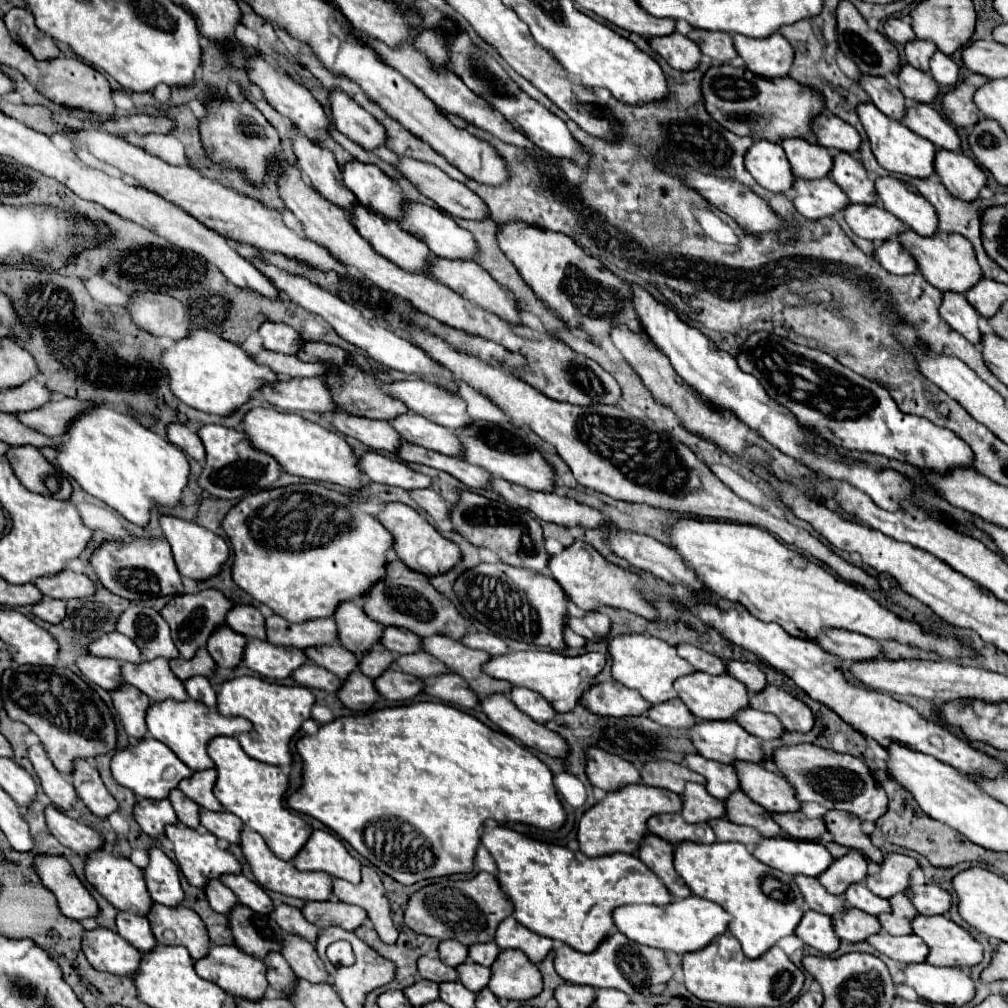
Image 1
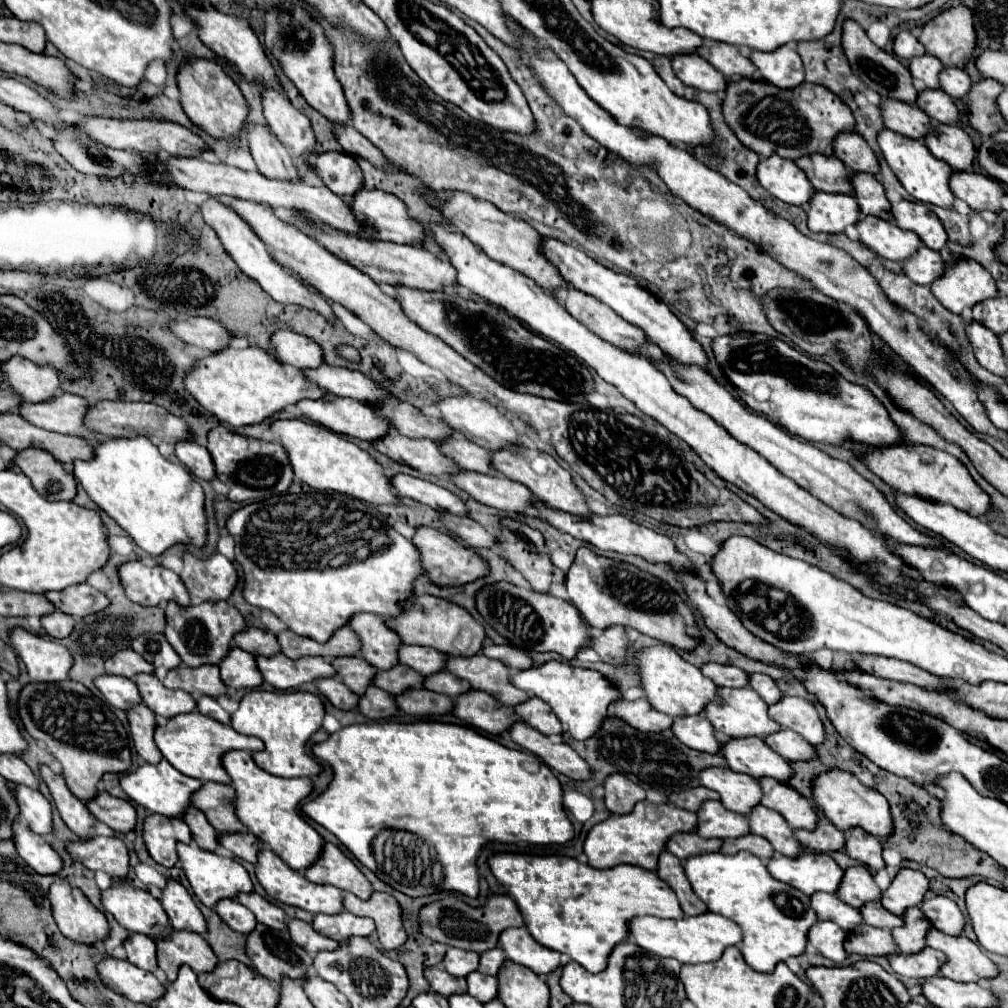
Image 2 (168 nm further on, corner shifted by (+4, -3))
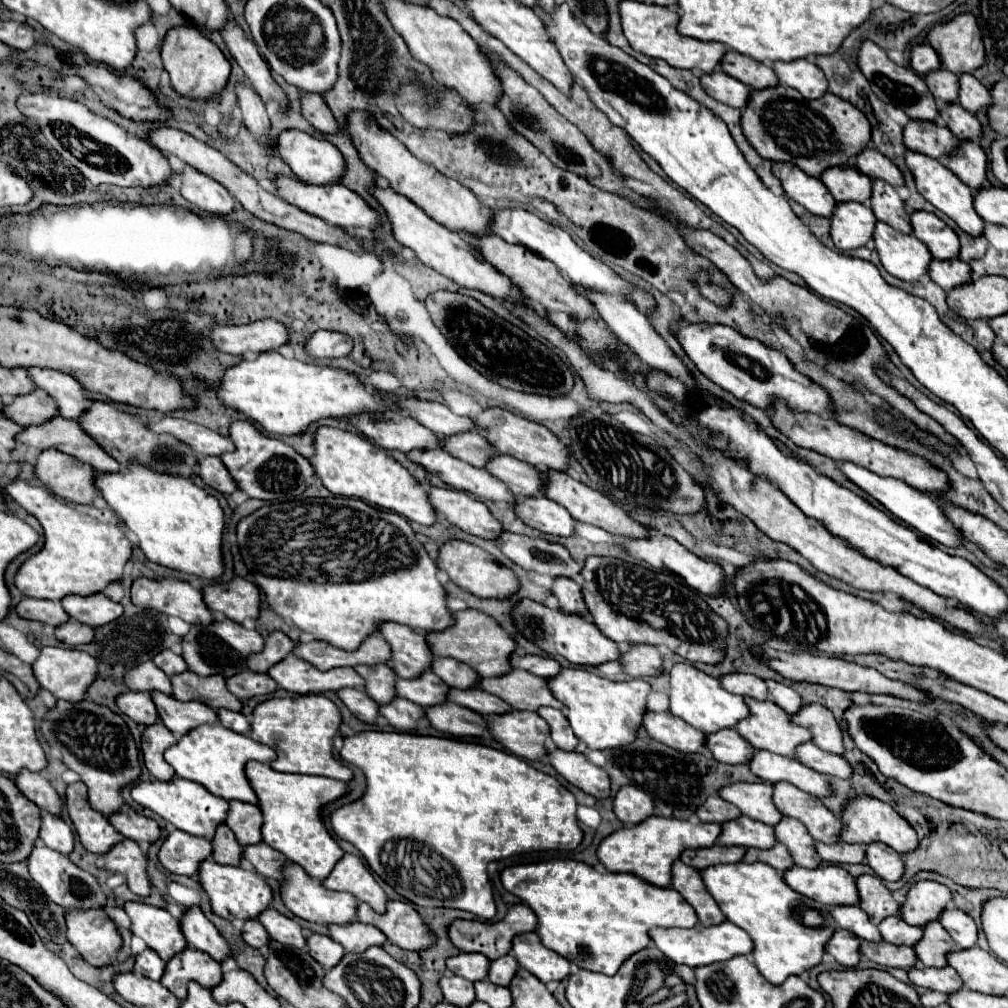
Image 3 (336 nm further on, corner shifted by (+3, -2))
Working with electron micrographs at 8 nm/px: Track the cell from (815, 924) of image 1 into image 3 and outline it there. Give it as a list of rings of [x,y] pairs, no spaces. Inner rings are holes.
[[[841,929],[831,937],[827,953],[831,953],[843,967],[855,967],[861,959],[861,939],[855,933]]]

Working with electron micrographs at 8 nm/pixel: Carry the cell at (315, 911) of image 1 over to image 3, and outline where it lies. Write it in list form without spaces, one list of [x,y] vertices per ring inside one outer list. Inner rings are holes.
[[[353,921],[349,925],[335,925],[329,927],[331,939],[341,943],[343,949],[351,951],[351,953],[363,953],[369,947],[383,947],[387,937],[373,925],[365,925],[359,921]]]

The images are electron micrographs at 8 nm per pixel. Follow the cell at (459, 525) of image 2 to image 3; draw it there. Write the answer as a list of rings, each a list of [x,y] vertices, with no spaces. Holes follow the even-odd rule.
[[[503,533],[495,545],[519,567],[531,569],[539,575],[549,575],[553,579],[557,577],[577,577],[581,573],[581,567],[577,561],[569,555],[569,551],[559,545],[551,543],[543,537],[527,537],[527,535],[515,535],[515,533]]]

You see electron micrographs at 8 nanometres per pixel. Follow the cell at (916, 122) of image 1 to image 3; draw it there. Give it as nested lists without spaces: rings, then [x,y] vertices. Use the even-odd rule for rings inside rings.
[[[961,141],[955,155],[951,155],[945,165],[973,191],[983,189],[987,181],[987,155],[975,141]]]

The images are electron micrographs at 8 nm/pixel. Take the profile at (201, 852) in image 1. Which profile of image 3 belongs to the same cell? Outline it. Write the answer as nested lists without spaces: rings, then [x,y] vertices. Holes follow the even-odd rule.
[[[207,859],[201,863],[199,881],[209,895],[213,913],[227,921],[257,919],[267,907],[271,907],[273,891],[269,887],[269,883],[263,879],[263,875],[259,875],[255,871],[245,871],[241,867],[227,867],[227,865],[219,865],[219,863]]]

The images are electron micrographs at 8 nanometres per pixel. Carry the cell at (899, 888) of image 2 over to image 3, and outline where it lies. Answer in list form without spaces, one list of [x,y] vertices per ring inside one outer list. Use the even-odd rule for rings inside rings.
[[[919,881],[911,885],[907,903],[901,907],[901,919],[909,925],[925,927],[937,921],[951,903],[951,891],[935,881]]]

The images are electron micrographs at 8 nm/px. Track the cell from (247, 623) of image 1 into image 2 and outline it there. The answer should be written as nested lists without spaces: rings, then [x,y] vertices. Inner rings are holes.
[[[246,628],[242,632],[238,632],[234,636],[234,644],[250,654],[278,654],[278,642],[276,636],[268,630],[260,630],[260,628]]]

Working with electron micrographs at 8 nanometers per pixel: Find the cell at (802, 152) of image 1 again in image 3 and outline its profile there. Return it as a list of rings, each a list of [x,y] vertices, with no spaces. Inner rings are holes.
[[[845,165],[839,169],[835,169],[835,167],[827,169],[827,171],[823,171],[821,181],[831,191],[831,195],[835,197],[837,203],[849,203],[849,201],[869,203],[869,199],[871,199],[873,181],[867,175],[863,175],[857,167]]]

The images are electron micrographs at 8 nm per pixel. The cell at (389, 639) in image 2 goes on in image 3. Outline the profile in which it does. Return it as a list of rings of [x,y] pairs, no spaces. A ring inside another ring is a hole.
[[[381,623],[379,635],[391,645],[393,671],[401,679],[415,679],[431,667],[433,653],[423,633],[417,633],[411,627],[399,623]]]

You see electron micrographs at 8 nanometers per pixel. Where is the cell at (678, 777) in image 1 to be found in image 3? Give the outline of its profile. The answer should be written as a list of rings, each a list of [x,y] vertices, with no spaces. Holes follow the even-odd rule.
[[[717,795],[717,797],[709,797],[707,803],[703,807],[699,807],[697,817],[701,821],[709,821],[709,823],[727,823],[727,821],[739,819],[741,817],[741,811],[735,805],[723,801]]]

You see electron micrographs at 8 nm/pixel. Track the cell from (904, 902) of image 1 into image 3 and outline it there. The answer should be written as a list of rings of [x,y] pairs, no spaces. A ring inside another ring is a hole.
[[[931,923],[923,927],[923,943],[915,945],[915,953],[925,967],[947,967],[947,955],[959,951],[959,945],[951,939],[951,935],[941,927],[941,923]]]

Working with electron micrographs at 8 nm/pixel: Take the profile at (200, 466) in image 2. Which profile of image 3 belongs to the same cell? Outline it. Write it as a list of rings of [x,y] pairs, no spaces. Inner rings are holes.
[[[205,457],[199,461],[199,477],[223,495],[231,495],[239,489],[227,467],[219,457]]]

